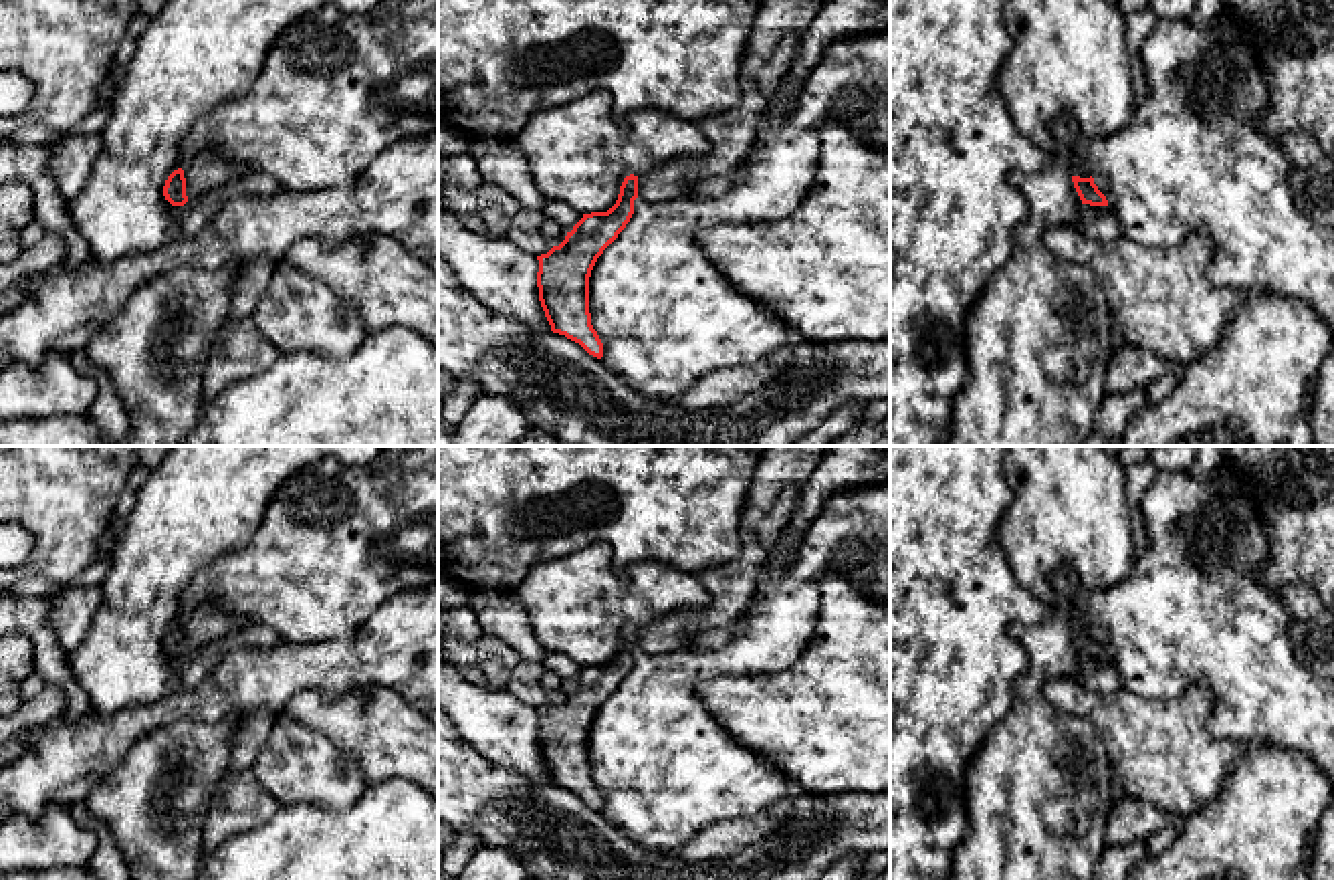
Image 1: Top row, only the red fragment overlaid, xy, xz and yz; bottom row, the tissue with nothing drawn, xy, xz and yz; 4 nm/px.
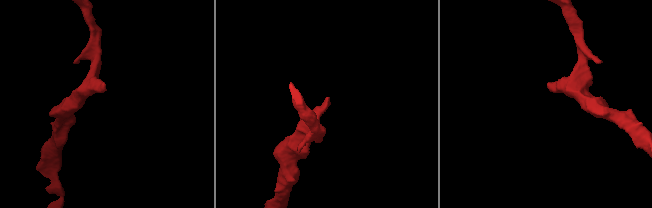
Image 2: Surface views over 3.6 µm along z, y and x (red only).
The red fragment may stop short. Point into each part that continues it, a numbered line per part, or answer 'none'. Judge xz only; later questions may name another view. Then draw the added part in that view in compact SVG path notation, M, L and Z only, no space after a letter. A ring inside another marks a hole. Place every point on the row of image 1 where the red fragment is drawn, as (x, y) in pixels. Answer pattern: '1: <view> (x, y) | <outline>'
1: xz (777, 27) | M763 0L741 61L741 101L698 127L710 151L696 159L674 159L638 176L638 198L662 202L684 196L702 178L731 174L749 155L771 93L795 57L795 44L805 34L825 0Z

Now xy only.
1: xy (204, 172) | M202 153L194 155L192 161L182 170L186 178L188 200L198 198L210 190L224 188L232 180L248 172L228 157L212 157Z

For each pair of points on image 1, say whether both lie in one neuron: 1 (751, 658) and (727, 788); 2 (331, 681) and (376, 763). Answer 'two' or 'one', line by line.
1: one
2: two

